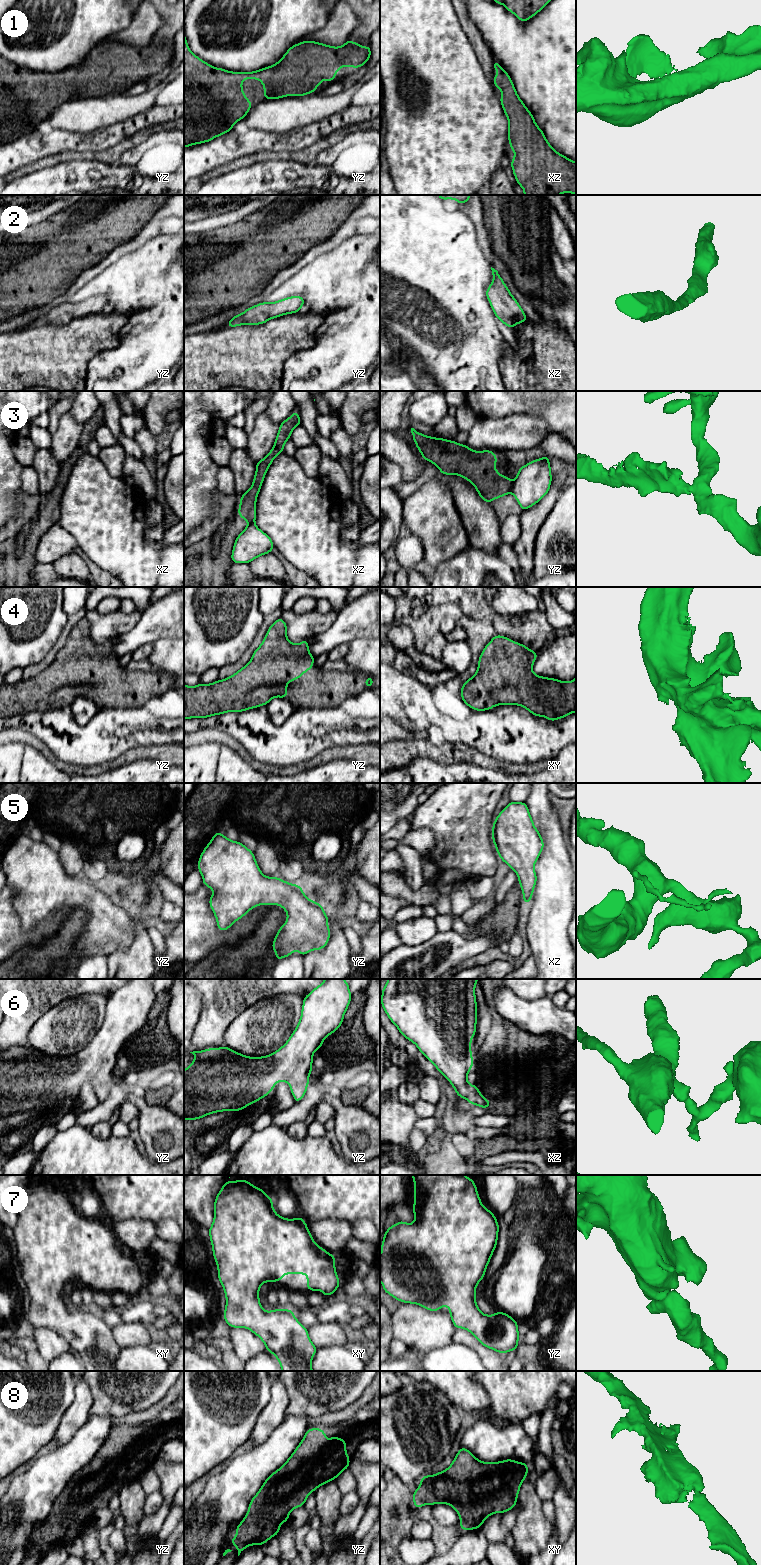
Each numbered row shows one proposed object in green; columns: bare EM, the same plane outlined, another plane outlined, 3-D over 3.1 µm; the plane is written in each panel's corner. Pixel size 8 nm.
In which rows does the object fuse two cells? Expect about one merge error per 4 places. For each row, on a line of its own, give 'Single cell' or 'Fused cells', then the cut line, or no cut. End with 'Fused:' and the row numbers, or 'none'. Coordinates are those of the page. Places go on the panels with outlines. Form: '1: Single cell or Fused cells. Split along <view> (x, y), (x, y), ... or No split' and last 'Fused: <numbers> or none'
1: Single cell. No split
2: Single cell. No split
3: Fused cells. Split along yz (513, 481), (511, 491)
4: Single cell. No split
5: Single cell. No split
6: Single cell. No split
7: Single cell. No split
8: Single cell. No split
Fused: 3

